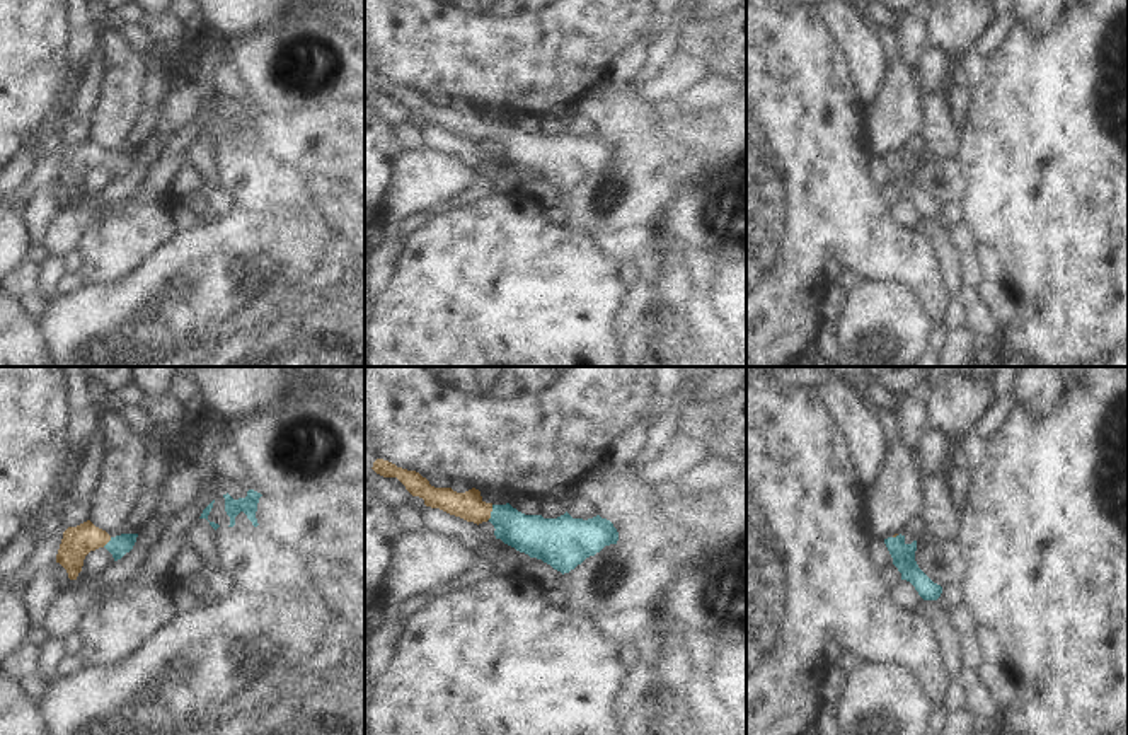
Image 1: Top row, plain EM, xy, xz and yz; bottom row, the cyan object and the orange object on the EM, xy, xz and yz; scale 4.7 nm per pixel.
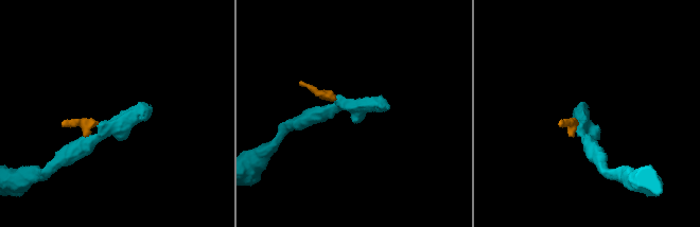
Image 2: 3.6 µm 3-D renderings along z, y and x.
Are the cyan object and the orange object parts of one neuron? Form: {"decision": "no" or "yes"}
{"decision": "yes"}

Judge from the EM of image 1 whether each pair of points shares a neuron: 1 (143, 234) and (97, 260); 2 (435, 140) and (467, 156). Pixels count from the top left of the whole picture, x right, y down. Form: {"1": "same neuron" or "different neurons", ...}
{"1": "same neuron", "2": "same neuron"}

